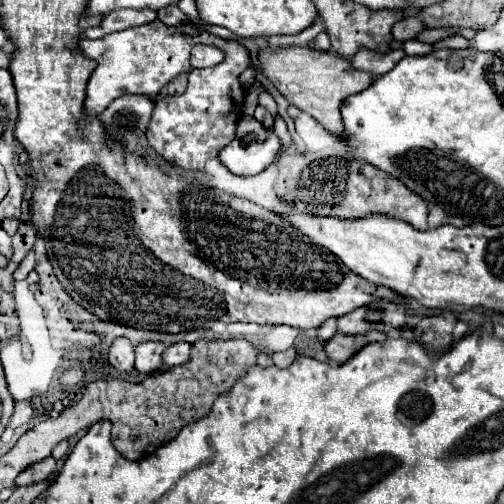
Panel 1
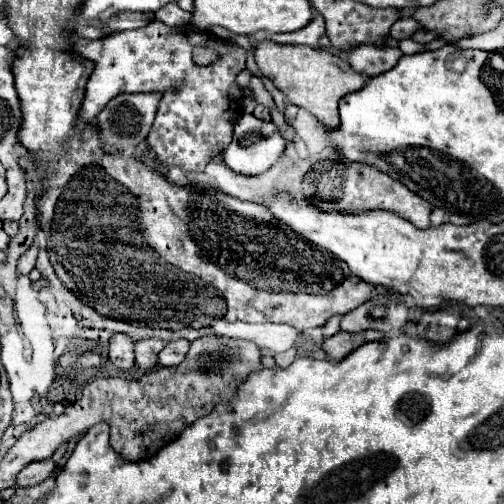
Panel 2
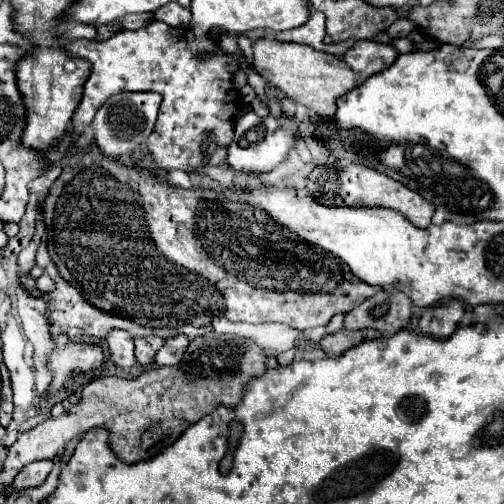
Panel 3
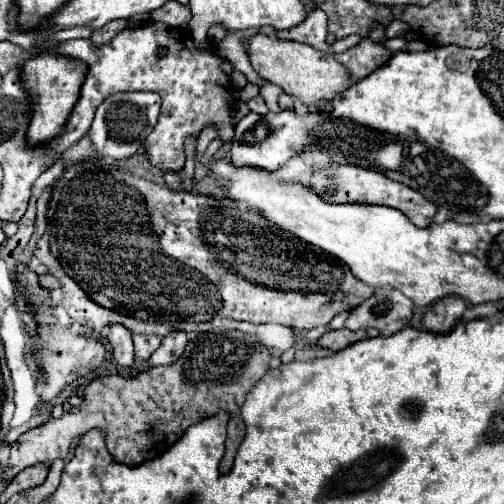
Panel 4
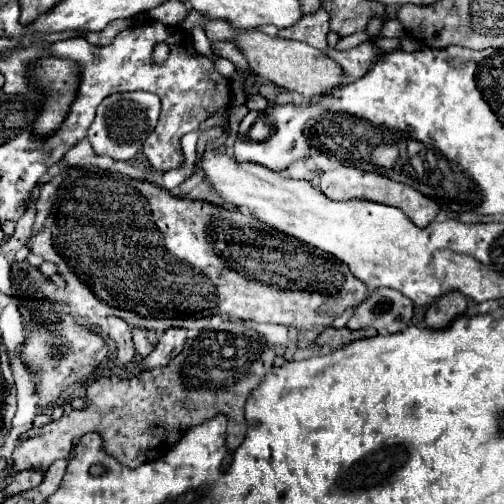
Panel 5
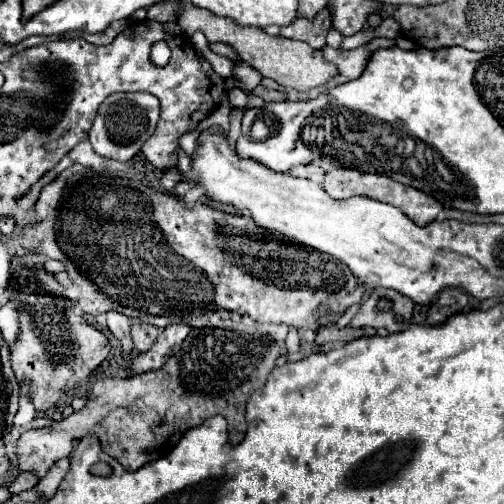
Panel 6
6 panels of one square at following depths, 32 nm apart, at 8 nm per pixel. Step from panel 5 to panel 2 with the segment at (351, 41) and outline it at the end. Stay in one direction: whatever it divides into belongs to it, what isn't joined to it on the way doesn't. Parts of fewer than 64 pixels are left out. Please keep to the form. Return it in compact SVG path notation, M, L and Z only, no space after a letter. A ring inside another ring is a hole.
M314 12L312 24L308 24L306 28L292 34L272 34L268 36L268 40L274 44L306 44L318 48L318 40L322 34L324 34L324 18L318 12Z

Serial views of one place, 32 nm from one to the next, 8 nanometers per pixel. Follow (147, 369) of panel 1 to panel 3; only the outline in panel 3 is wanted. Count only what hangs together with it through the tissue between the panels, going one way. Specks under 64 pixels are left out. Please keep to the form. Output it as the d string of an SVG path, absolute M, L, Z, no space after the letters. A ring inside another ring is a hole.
M148 336L148 338L134 338L136 344L136 360L140 366L150 366L154 362L154 356L158 348L164 344L162 338Z

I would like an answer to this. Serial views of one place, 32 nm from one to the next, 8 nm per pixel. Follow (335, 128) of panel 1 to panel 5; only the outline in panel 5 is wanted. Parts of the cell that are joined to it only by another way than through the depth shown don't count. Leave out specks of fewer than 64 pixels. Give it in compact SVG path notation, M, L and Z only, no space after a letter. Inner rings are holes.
M208 20L206 24L206 36L210 42L216 40L232 40L236 38L238 46L246 54L250 68L262 76L264 80L274 82L276 86L302 94L308 102L312 102L318 96L328 96L334 88L340 88L344 82L344 72L338 62L334 62L330 56L326 56L322 50L312 48L310 44L296 42L296 40L284 40L284 38L272 38L262 34L260 30L234 30L224 20Z

